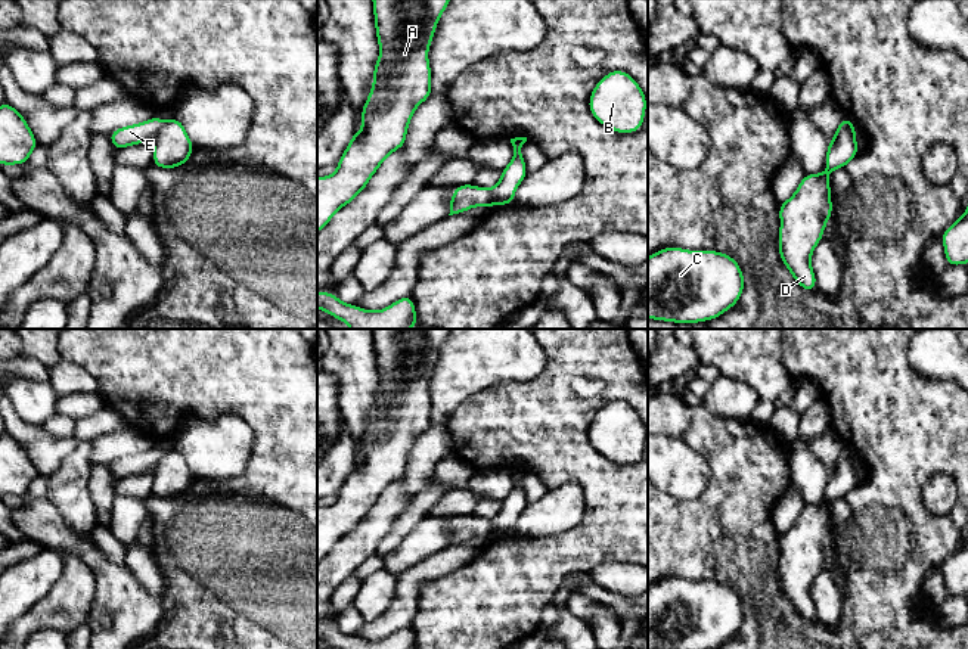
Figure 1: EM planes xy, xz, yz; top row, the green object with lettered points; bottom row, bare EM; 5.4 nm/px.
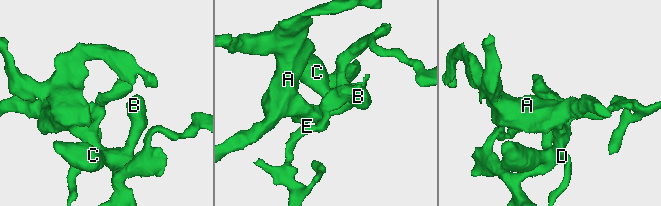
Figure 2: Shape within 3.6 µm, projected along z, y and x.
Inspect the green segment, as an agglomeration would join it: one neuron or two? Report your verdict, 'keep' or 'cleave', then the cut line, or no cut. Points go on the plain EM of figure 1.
cleave; cut in xy along (164, 453), (154, 469)

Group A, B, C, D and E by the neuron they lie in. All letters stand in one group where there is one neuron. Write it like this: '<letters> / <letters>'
A B C D / E

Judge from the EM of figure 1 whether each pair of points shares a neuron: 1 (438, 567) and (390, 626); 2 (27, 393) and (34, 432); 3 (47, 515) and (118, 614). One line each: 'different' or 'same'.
1: same
2: different
3: same

